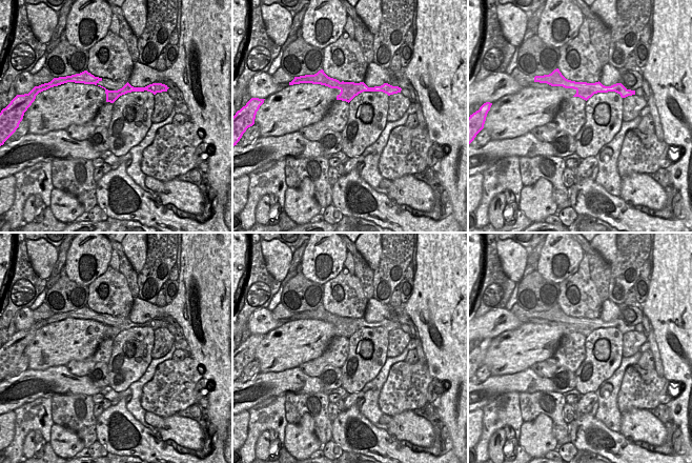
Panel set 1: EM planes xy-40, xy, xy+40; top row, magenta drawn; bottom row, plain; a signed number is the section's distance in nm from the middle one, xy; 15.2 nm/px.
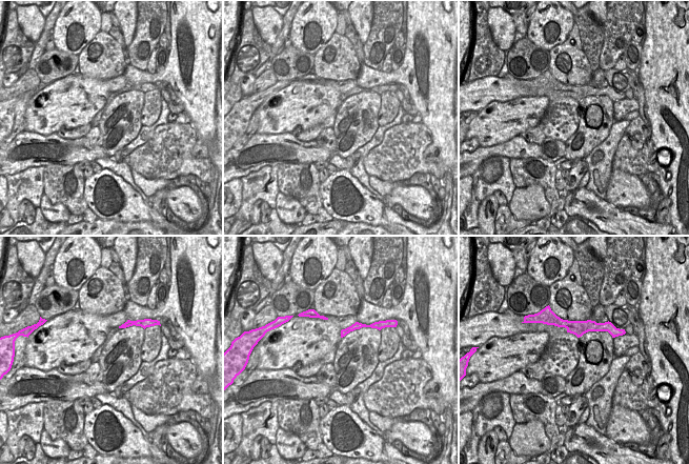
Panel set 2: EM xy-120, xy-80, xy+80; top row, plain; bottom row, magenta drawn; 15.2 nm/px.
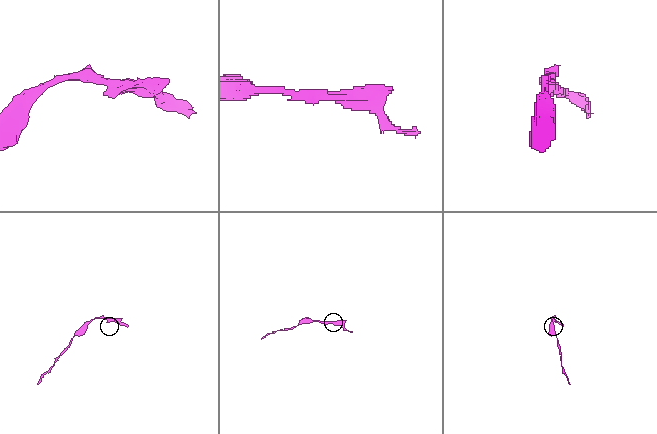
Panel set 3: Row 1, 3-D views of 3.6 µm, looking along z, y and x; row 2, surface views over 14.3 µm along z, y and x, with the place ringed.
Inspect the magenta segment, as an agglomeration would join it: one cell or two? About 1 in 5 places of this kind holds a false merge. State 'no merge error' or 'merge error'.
merge error

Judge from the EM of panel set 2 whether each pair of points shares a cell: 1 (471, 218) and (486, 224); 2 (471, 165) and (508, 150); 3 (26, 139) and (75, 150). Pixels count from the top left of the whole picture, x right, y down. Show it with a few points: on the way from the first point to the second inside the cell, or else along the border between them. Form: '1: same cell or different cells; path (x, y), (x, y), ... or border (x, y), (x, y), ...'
1: different cells; border (486, 197), (479, 206), (478, 224)
2: same cell; path (481, 156), (487, 152), (499, 150)
3: same cell; path (38, 139), (57, 139), (63, 144)

